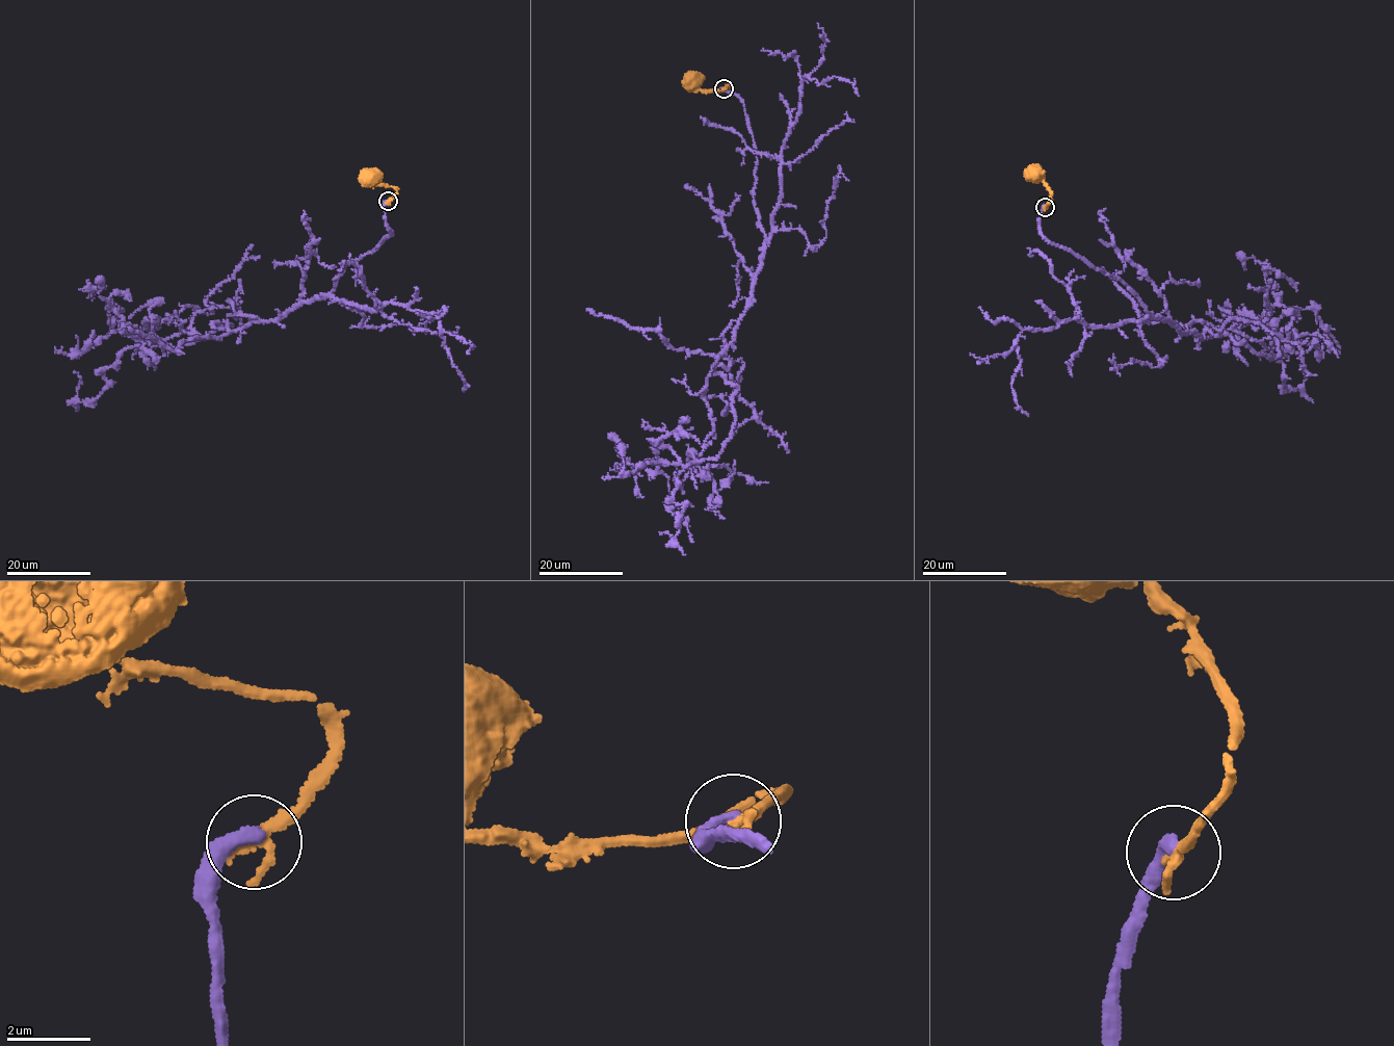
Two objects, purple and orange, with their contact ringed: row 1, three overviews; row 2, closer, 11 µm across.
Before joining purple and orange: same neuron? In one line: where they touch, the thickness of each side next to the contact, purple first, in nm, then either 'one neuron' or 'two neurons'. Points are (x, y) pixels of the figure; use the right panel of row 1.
place (1045, 207); calibres 320 and 240 nm; two neurons

